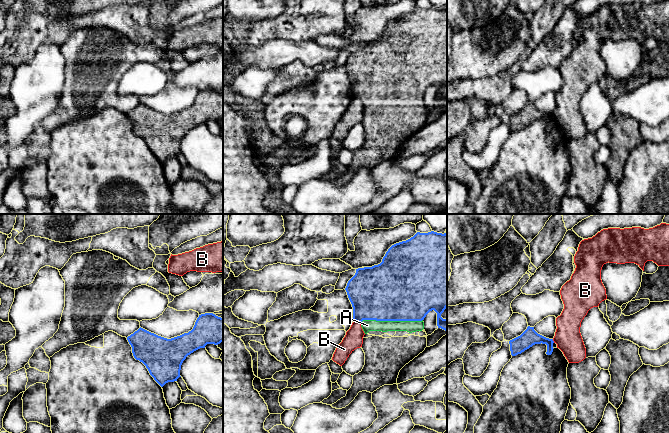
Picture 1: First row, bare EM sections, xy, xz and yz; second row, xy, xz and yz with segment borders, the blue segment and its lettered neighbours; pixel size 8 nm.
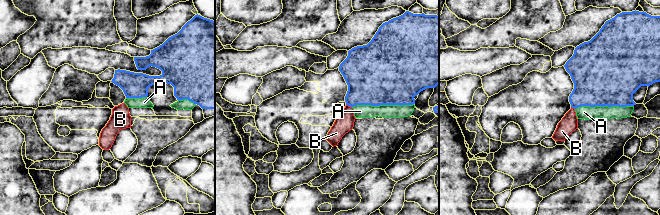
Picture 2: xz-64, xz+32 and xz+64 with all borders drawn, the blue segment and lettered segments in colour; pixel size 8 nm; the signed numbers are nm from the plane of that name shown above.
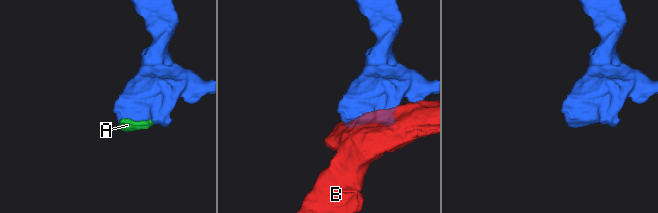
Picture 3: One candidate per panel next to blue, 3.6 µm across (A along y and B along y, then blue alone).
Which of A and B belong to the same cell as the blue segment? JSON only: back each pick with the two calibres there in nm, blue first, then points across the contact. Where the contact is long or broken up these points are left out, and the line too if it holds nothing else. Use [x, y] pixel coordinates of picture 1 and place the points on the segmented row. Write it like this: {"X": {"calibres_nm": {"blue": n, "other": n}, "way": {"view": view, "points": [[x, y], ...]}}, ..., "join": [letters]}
{"A": {"calibres_nm": {"blue": 500, "other": 100}}, "join": ["A"]}

